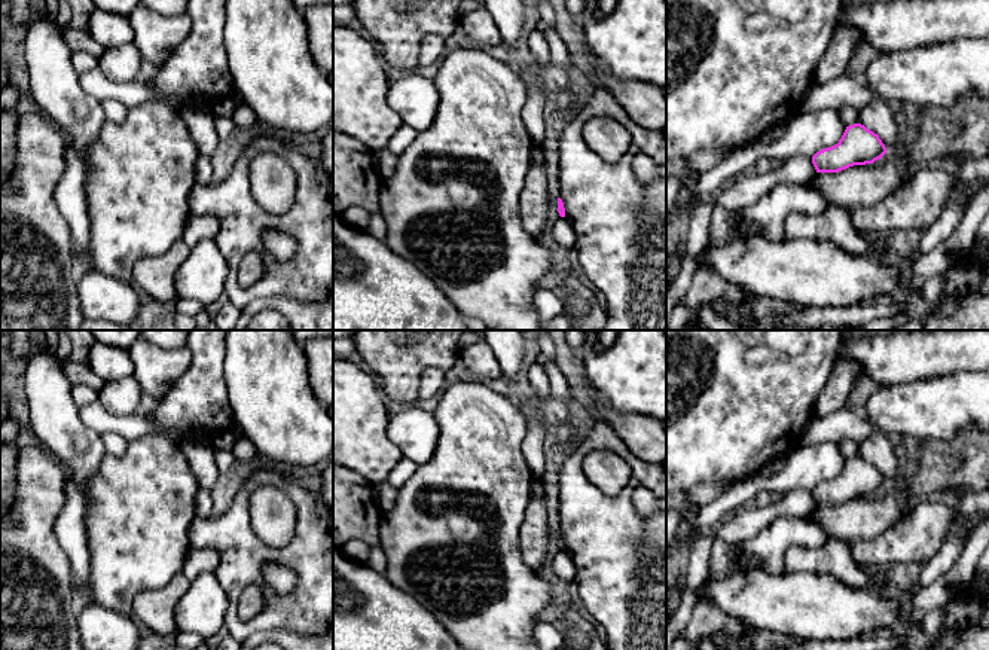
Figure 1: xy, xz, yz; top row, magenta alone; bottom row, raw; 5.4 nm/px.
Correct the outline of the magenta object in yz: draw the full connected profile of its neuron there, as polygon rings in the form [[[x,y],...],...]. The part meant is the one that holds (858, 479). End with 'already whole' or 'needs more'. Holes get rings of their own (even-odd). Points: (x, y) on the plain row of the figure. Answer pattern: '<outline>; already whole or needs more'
[[[861,457],[846,460],[837,477],[812,489],[816,506],[839,506],[854,498],[873,497],[886,486],[877,467]]]; already whole

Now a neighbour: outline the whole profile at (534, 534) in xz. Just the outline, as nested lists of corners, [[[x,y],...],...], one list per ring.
[[[534,477],[531,500],[519,530],[522,559],[529,568],[538,571],[543,567],[549,541],[550,530],[547,524],[544,486],[541,479]]]

